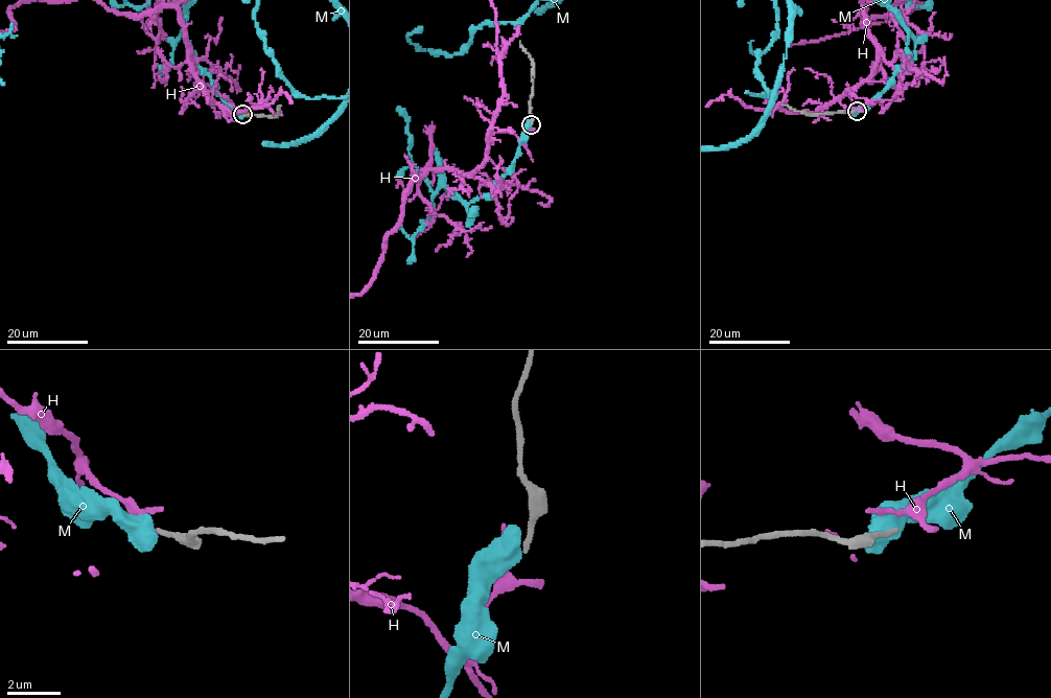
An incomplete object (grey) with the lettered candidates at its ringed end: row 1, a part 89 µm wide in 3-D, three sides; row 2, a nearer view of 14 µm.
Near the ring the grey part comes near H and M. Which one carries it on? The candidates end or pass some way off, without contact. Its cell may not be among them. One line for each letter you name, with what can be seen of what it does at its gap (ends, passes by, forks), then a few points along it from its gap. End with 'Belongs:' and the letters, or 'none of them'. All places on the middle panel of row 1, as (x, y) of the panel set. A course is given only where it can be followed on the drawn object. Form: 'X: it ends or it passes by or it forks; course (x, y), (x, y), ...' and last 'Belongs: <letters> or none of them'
Belongs: none of them

